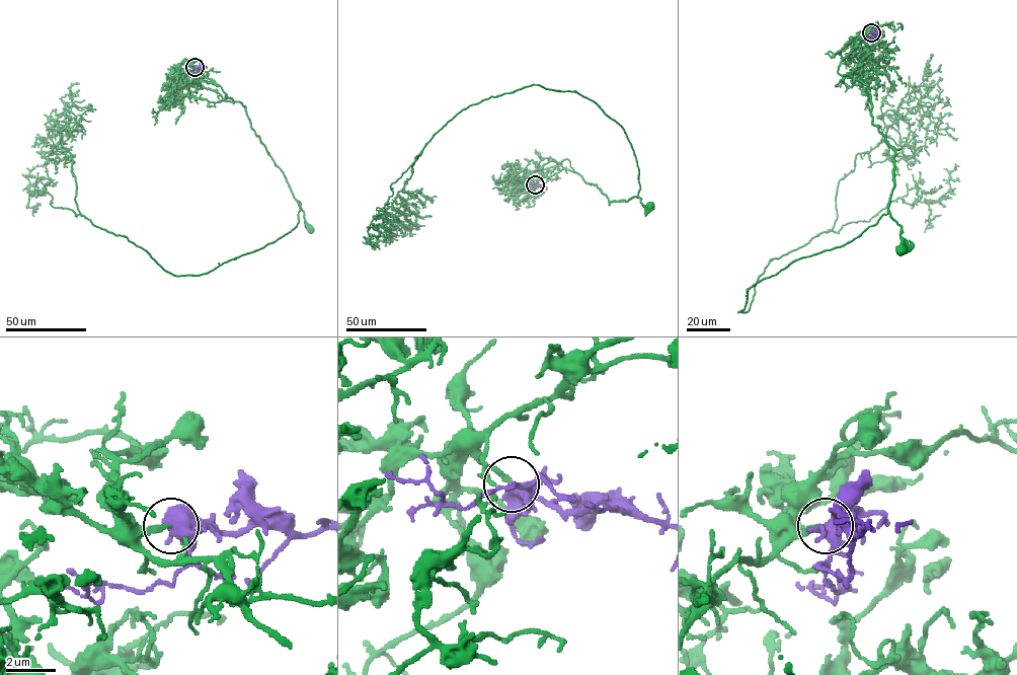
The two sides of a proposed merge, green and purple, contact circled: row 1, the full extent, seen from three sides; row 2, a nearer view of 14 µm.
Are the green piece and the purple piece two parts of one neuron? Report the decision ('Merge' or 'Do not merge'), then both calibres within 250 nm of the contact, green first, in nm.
Merge. Thickness 190 nm (green) against 420 nm

